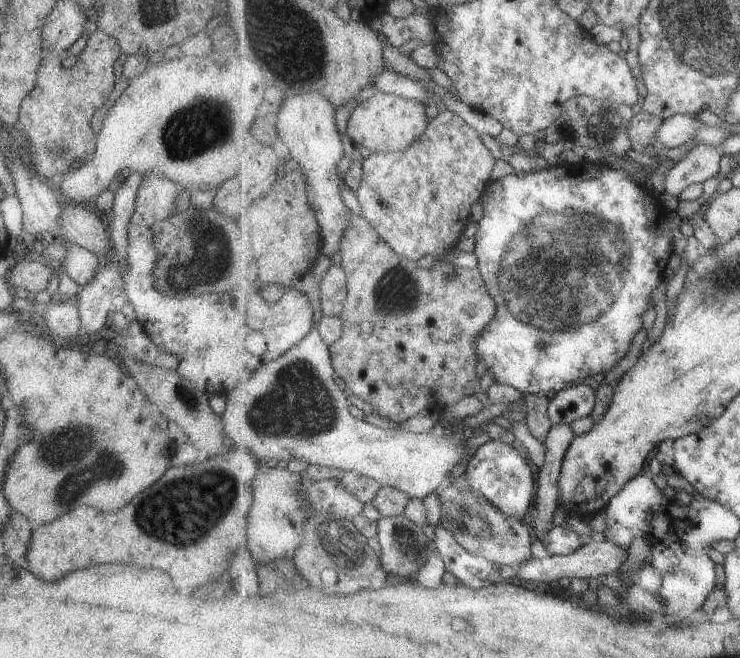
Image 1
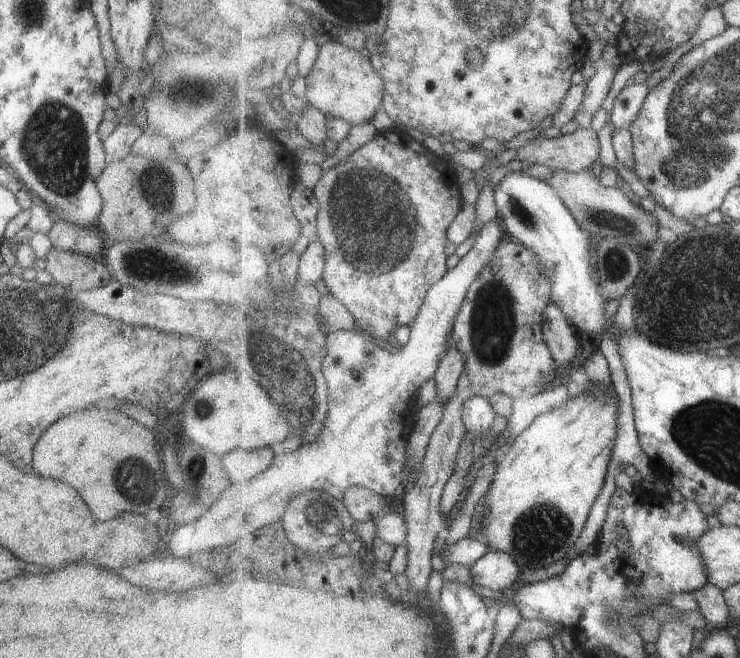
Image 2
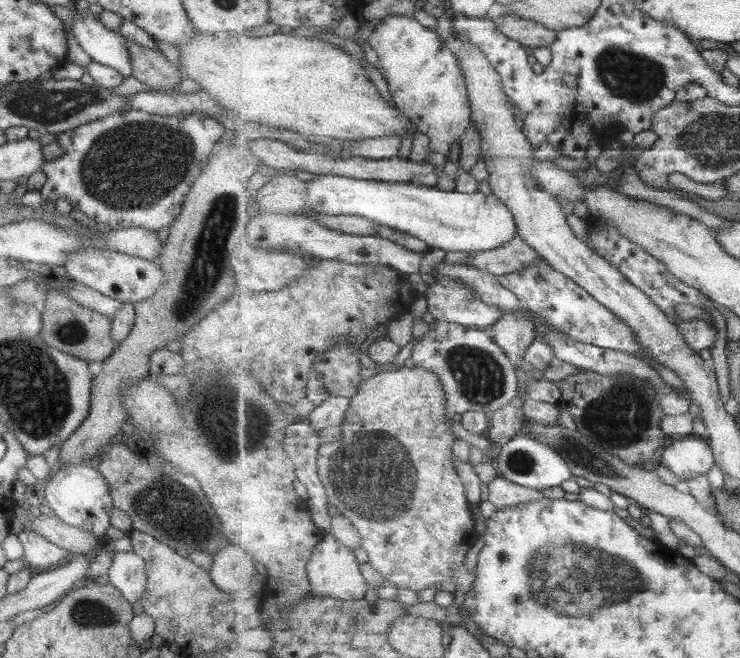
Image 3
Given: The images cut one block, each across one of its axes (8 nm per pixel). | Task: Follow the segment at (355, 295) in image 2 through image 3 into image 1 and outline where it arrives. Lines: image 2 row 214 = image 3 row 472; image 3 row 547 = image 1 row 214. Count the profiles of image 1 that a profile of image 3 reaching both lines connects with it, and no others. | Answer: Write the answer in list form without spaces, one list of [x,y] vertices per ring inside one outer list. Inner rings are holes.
[[[442,107],[411,148],[397,152],[371,152],[363,161],[363,182],[356,195],[361,202],[363,216],[401,258],[417,261],[423,256],[433,256],[435,263],[456,265],[455,258],[460,254],[457,249],[459,238],[471,222],[473,204],[481,201],[488,187],[496,161],[489,148],[481,142],[480,133],[459,114]]]

